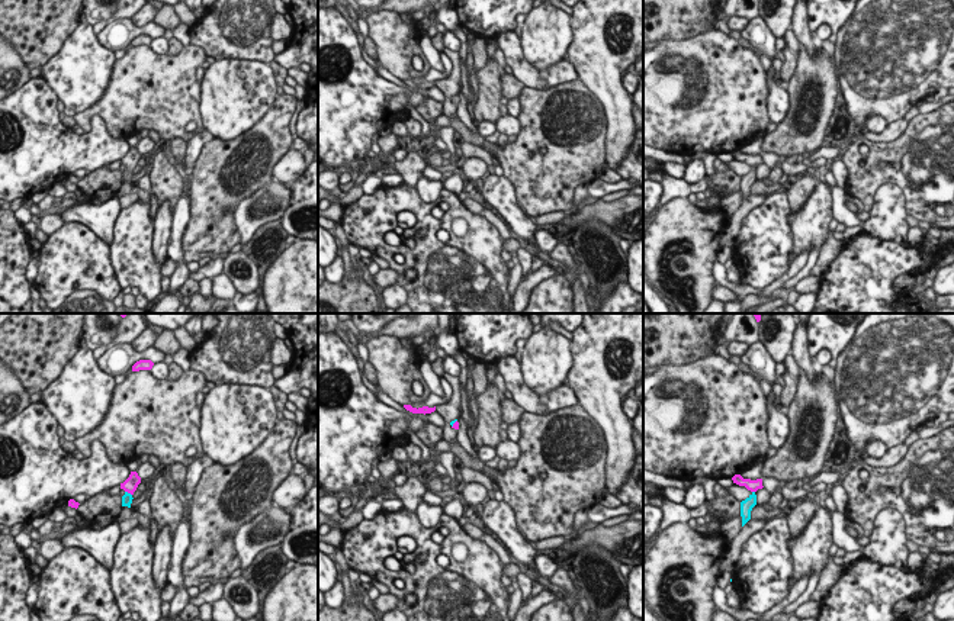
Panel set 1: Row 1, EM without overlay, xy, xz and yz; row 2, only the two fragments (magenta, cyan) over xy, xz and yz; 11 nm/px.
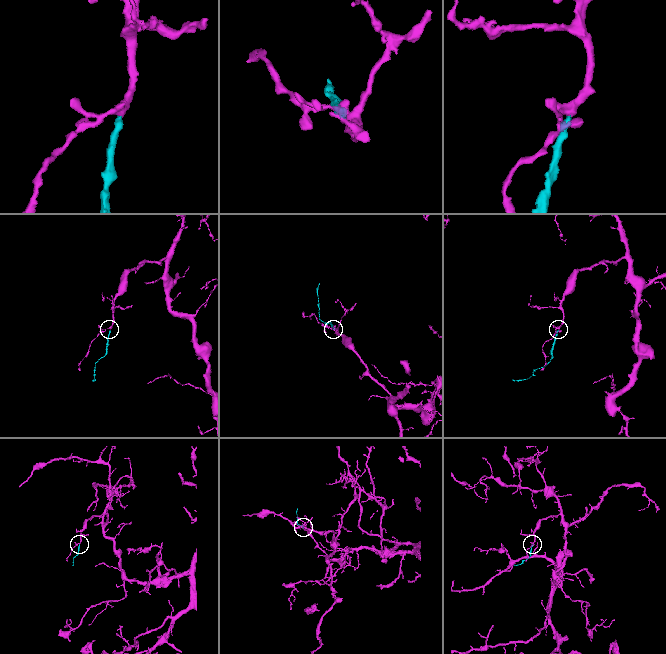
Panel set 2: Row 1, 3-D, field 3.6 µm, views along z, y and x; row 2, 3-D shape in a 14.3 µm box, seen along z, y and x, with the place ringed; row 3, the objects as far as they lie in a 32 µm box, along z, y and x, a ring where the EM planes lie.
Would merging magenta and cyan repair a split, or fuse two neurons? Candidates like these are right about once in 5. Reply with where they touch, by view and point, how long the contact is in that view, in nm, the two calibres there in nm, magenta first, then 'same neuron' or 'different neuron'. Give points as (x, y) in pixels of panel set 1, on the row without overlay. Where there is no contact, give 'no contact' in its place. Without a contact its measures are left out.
xy (128, 167) | 100 nm | 160/130 nm | same neuron

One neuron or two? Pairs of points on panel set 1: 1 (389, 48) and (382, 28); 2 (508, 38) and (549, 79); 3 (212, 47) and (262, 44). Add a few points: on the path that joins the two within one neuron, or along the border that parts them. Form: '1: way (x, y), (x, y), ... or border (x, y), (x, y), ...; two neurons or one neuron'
1: way (389, 44), (386, 32); one neuron
2: way (513, 51), (514, 58), (536, 79); one neuron
3: way (224, 48), (250, 51); one neuron

